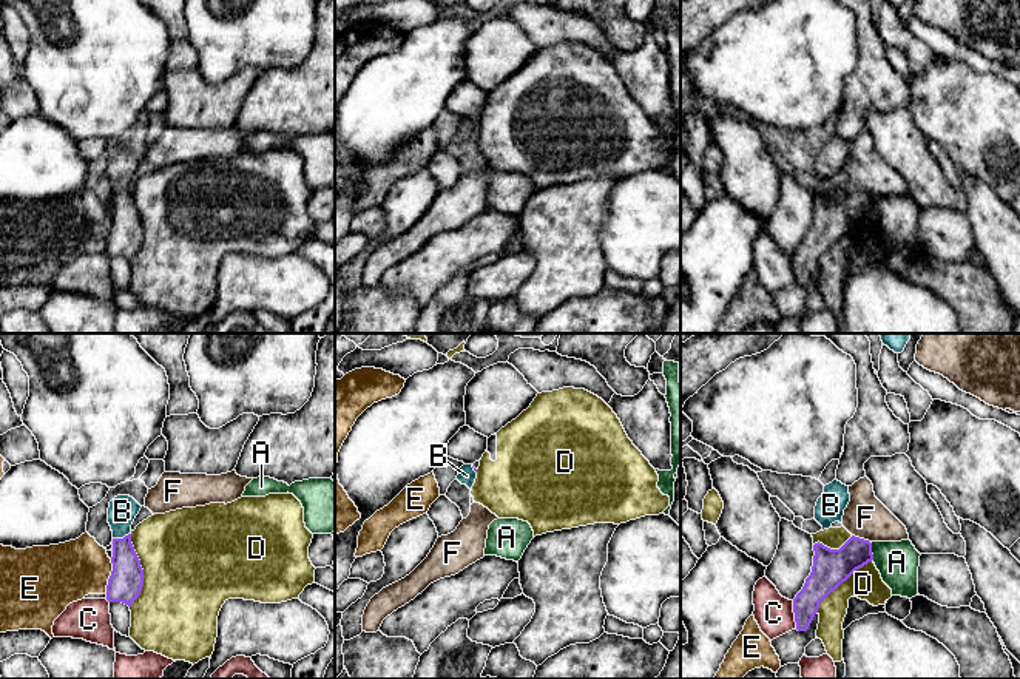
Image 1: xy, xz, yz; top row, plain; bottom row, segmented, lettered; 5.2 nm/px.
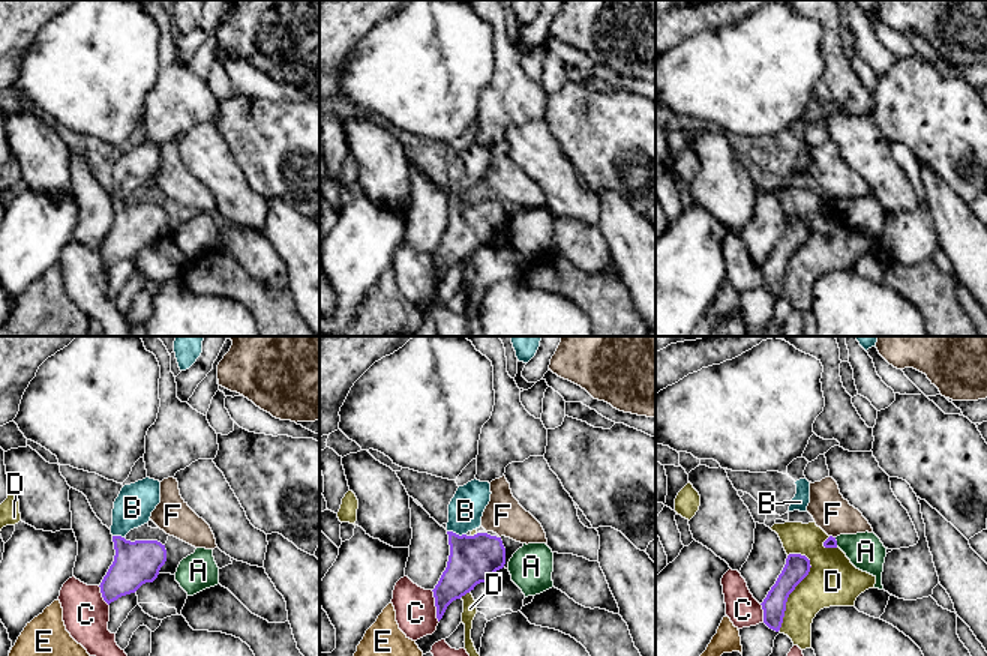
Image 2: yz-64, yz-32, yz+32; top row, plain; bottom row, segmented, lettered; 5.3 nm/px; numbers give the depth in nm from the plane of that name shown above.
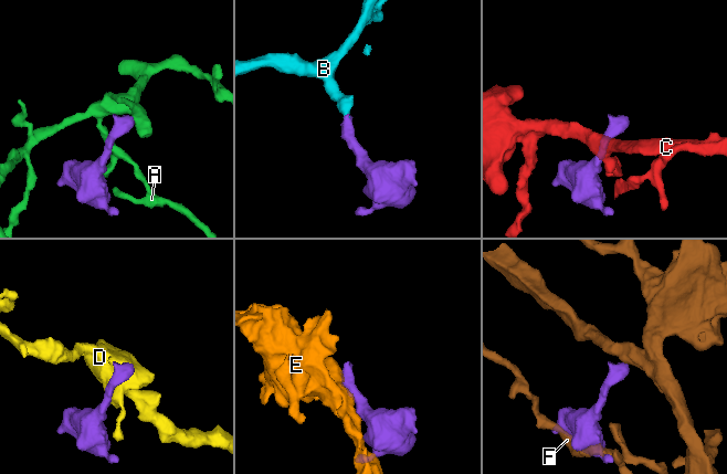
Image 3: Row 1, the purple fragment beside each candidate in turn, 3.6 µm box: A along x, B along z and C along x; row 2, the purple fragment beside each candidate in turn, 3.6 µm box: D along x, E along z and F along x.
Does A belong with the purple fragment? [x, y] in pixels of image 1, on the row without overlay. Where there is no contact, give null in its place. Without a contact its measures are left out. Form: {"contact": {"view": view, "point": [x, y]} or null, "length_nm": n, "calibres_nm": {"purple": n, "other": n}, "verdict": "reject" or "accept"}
{"contact": {"view": "yz", "point": [871, 206]}, "length_nm": 100, "calibres_nm": {"purple": 190, "other": 220}, "verdict": "reject"}

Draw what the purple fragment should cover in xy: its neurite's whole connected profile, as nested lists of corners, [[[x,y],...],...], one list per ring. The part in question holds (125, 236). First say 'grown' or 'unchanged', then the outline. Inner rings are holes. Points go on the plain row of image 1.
grown; [[[117,150],[110,156],[108,177],[113,185],[113,225],[106,239],[106,255],[128,261],[144,241],[144,224],[131,198],[131,179],[140,159],[130,150]]]

